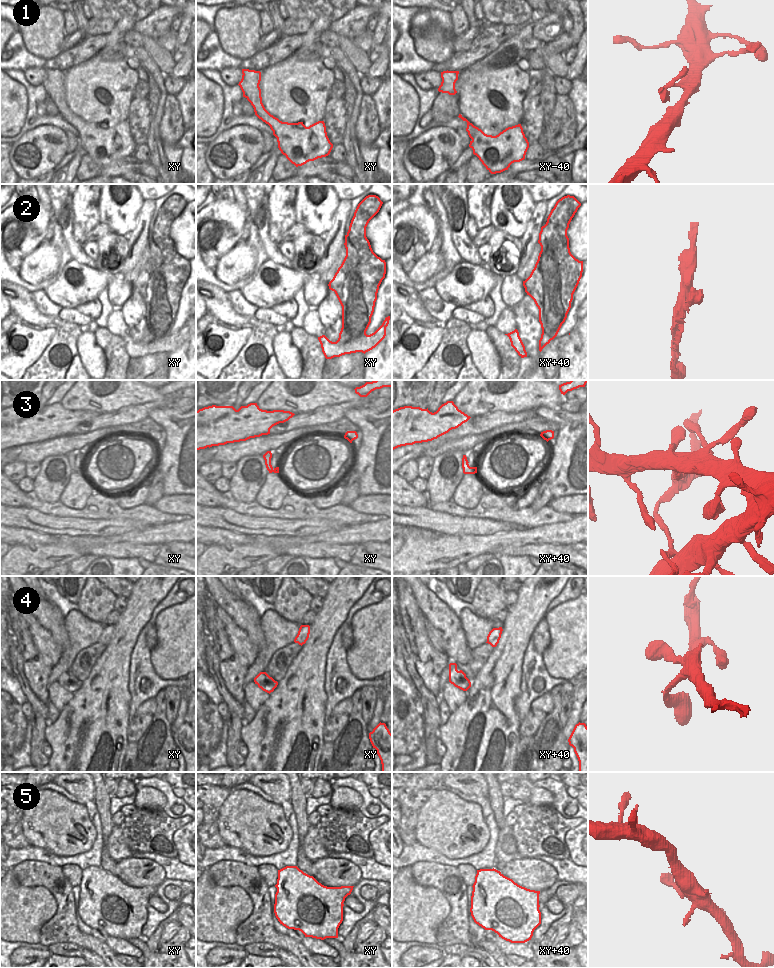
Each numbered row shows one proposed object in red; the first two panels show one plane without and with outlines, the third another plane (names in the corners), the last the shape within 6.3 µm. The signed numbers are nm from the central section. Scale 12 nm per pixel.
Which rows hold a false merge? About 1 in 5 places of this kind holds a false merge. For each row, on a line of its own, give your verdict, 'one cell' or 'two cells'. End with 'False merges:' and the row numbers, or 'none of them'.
1: one cell
2: one cell
3: two cells
4: one cell
5: one cell
False merges: 3

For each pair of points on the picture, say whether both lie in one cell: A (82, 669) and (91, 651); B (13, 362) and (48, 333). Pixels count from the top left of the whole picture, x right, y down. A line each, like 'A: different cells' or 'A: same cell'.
A: same cell
B: same cell

